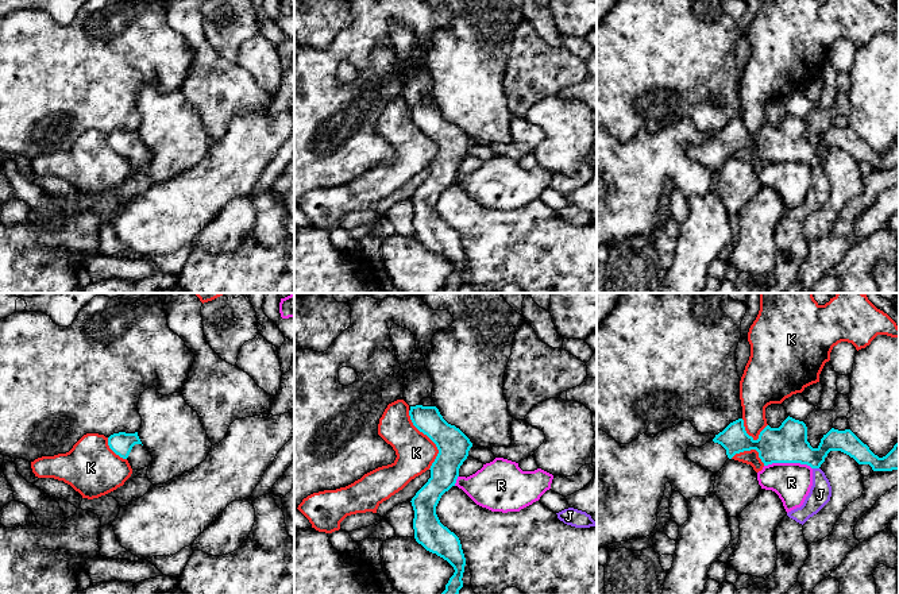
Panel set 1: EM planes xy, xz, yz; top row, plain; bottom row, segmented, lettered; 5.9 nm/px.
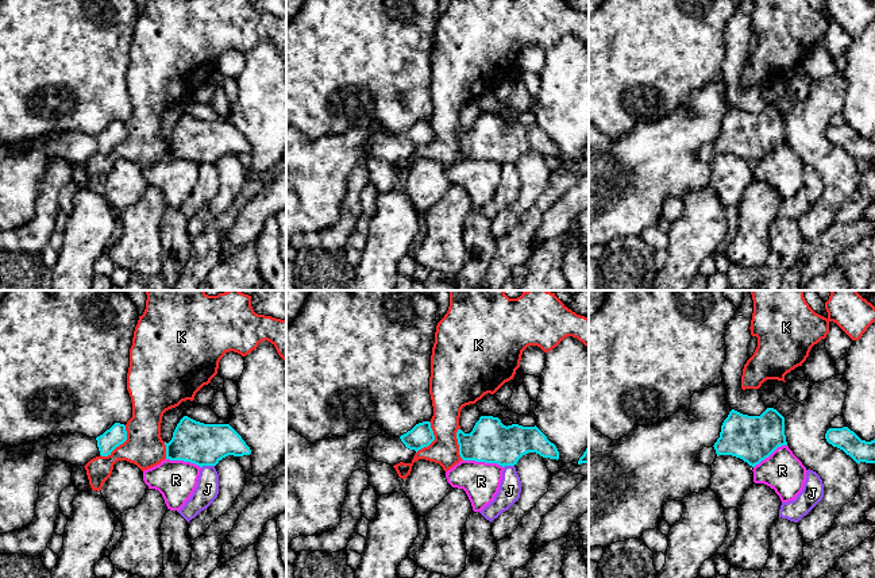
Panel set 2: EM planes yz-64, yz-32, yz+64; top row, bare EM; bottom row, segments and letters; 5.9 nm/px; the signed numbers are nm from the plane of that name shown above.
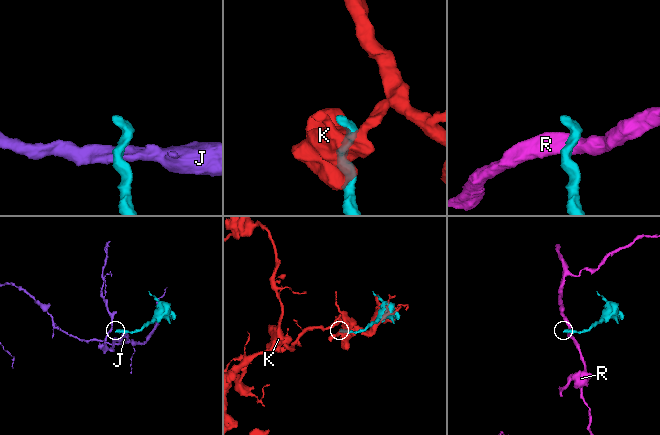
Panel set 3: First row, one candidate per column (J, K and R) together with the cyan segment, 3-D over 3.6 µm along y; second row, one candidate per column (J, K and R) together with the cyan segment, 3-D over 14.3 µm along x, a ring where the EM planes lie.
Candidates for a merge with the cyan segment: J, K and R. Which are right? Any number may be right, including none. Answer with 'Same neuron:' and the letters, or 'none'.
Same neuron: none

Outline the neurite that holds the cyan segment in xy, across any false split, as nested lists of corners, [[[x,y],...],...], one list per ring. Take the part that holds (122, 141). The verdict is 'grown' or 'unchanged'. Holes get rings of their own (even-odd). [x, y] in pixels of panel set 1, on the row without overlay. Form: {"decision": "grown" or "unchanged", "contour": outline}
{"decision": "grown", "contour": [[[119,130],[108,135],[109,146],[123,157],[127,157],[132,167],[148,165],[153,154],[142,142],[138,130]]]}

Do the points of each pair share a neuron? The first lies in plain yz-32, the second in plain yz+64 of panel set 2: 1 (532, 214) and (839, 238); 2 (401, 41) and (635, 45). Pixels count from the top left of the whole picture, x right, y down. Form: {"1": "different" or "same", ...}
{"1": "same", "2": "same"}

